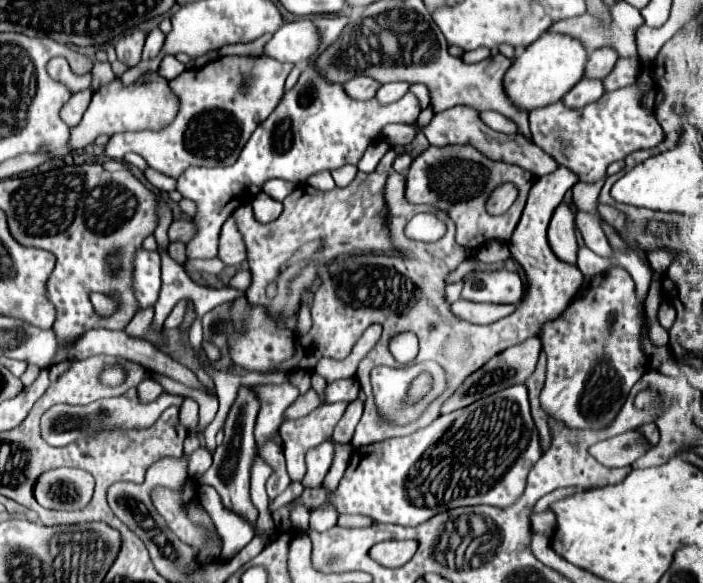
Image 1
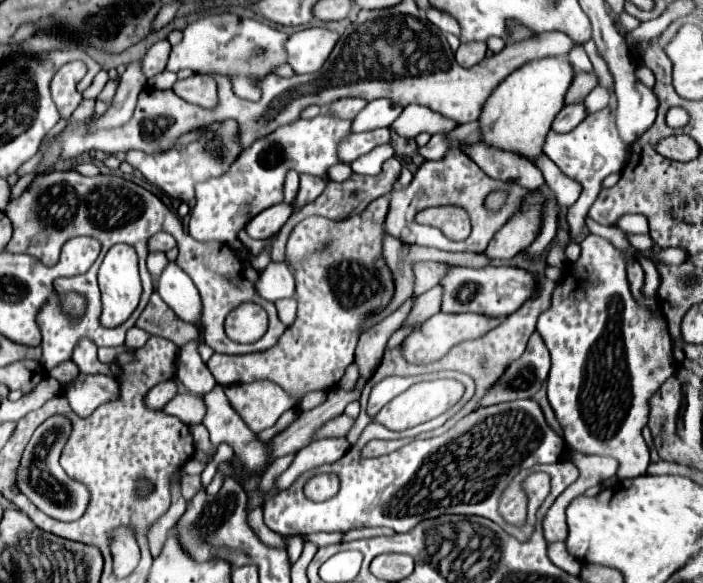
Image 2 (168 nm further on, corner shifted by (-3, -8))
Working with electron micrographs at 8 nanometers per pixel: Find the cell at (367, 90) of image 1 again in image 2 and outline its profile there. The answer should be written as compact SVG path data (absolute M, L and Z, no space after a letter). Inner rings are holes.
M345 97L345 99L339 99L331 105L331 115L337 117L337 119L353 119L363 107L367 105L367 101L363 99L357 99L357 97Z

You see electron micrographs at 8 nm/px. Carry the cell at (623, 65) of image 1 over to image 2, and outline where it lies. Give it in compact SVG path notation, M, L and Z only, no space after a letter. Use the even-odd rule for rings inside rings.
M595 87L595 91L591 91L585 99L583 99L583 105L587 109L587 113L595 113L599 109L605 109L609 105L609 99L611 99L611 93L603 87Z

